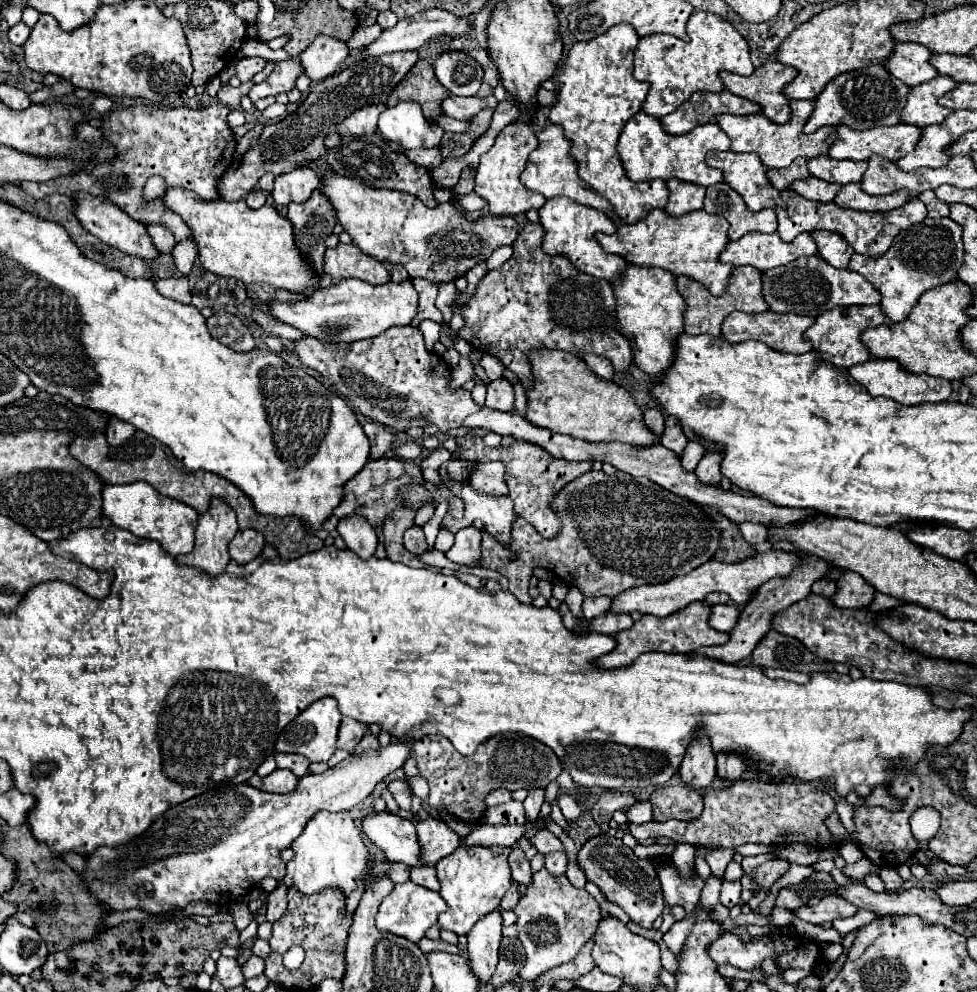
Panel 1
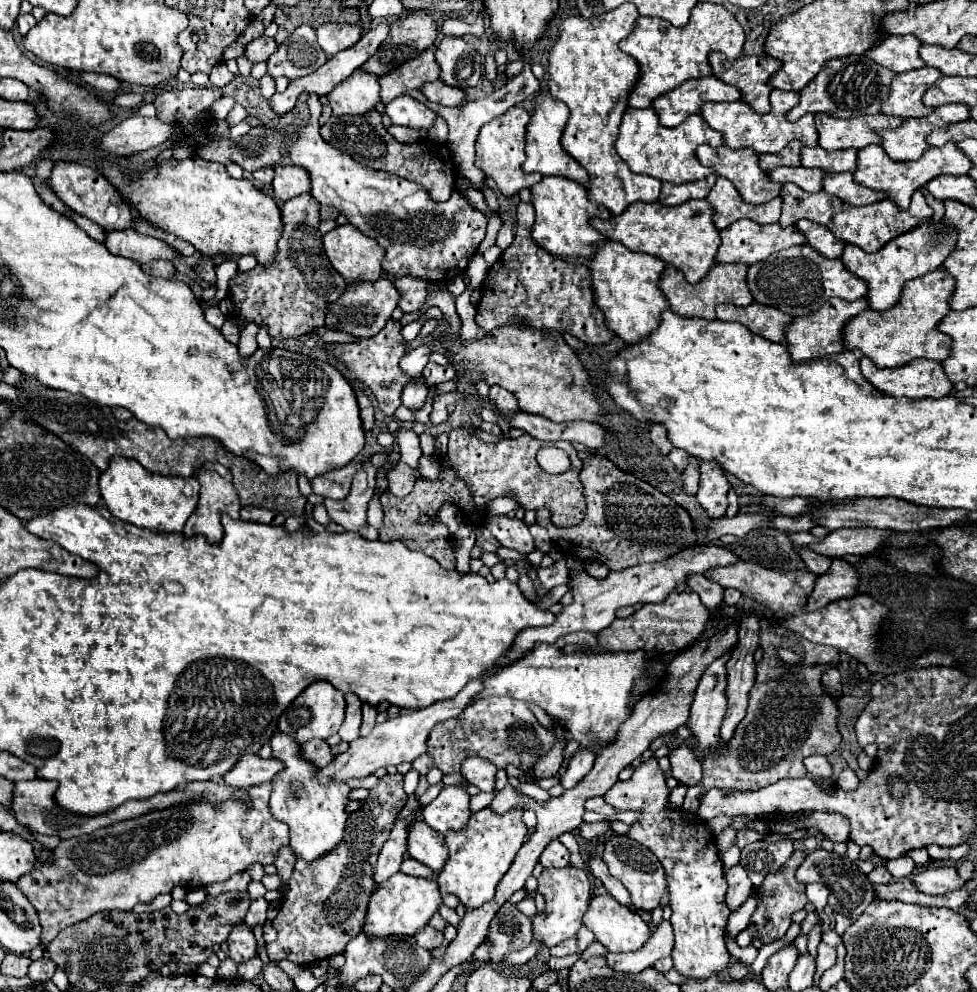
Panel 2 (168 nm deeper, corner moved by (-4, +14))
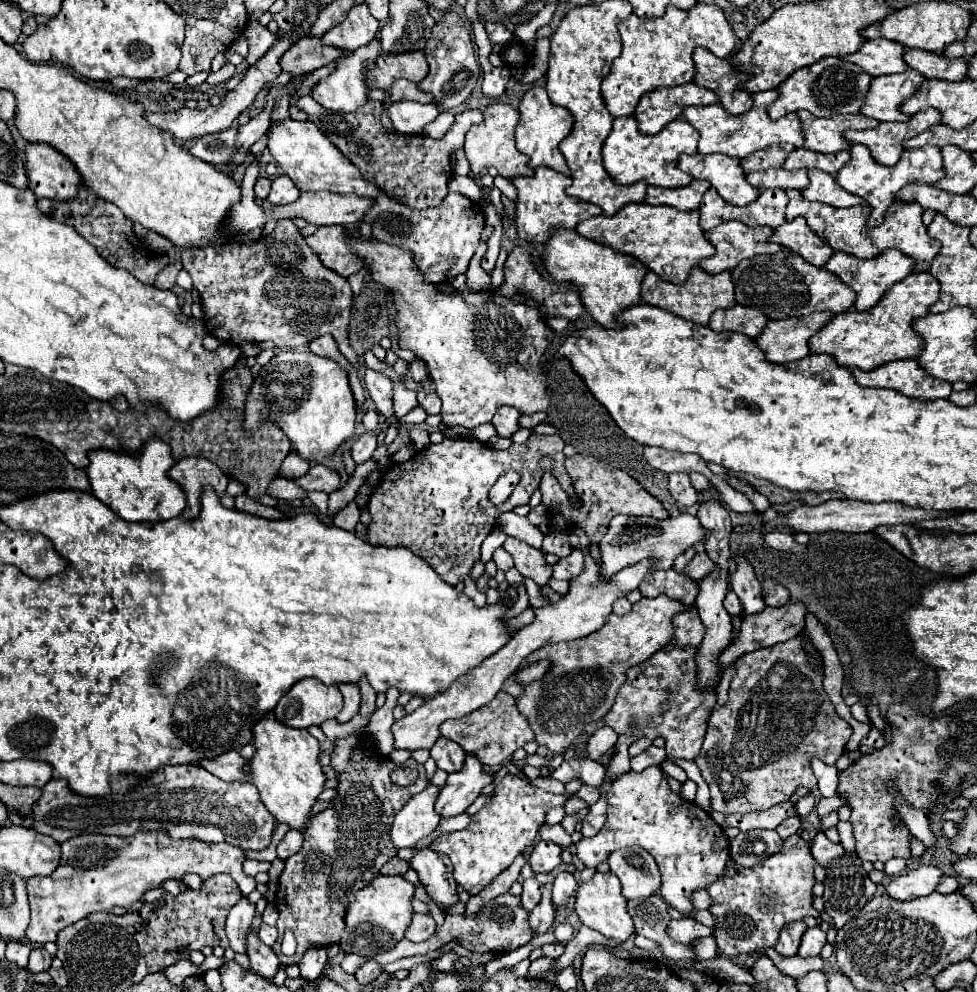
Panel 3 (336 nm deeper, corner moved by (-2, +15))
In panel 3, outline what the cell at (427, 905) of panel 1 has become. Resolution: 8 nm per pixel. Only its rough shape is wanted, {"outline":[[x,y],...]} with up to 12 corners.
{"outline":[[379,875],[345,917],[345,953],[375,955],[353,933],[363,923],[389,931],[395,945],[413,919],[415,885]]}

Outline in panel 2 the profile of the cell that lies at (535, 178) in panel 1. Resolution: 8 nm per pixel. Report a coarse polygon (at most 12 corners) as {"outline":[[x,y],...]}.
{"outline":[[537,94],[527,124],[525,172],[587,186],[589,174],[561,150],[569,108]]}

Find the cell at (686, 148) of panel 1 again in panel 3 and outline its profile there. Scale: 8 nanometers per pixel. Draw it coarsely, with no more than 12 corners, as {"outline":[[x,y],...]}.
{"outline":[[617,117],[603,165],[623,185],[683,187],[681,153],[697,153],[699,133],[675,119],[641,135]]}

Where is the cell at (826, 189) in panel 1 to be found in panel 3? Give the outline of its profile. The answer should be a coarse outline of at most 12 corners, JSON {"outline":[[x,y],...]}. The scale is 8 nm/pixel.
{"outline":[[783,167],[749,173],[747,181],[761,189],[799,189],[809,185],[805,169]]}

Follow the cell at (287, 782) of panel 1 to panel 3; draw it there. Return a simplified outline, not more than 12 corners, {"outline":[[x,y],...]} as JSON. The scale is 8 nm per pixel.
{"outline":[[237,751],[199,761],[203,769],[227,783],[251,781],[247,761]]}

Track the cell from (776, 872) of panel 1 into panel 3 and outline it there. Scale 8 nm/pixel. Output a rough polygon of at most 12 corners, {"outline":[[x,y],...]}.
{"outline":[[777,831],[739,833],[731,843],[731,859],[753,867],[779,853]]}

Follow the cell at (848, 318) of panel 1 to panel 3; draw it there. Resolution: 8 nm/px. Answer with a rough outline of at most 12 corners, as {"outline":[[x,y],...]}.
{"outline":[[835,313],[769,321],[755,339],[771,363],[811,355]]}

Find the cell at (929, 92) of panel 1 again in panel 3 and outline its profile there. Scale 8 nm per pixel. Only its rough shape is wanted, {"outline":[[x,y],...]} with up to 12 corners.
{"outline":[[915,69],[875,77],[861,115],[907,121],[901,105],[925,77]]}

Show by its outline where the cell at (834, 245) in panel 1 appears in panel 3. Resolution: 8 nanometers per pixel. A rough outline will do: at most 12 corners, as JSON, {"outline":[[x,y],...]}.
{"outline":[[801,217],[777,227],[771,241],[823,267],[833,249]]}

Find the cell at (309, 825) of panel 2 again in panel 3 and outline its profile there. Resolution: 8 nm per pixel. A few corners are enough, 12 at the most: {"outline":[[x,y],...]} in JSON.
{"outline":[[269,713],[249,771],[277,823],[303,833],[327,783],[319,741]]}

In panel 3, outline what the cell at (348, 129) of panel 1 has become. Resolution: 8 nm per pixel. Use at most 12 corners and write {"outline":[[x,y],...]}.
{"outline":[[377,39],[341,57],[311,97],[329,111],[357,111],[367,101],[365,63]]}

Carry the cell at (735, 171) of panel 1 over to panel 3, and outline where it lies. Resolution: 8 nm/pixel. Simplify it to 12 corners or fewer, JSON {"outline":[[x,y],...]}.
{"outline":[[681,155],[679,167],[709,181],[731,205],[747,205],[759,189],[745,181],[741,159]]}

